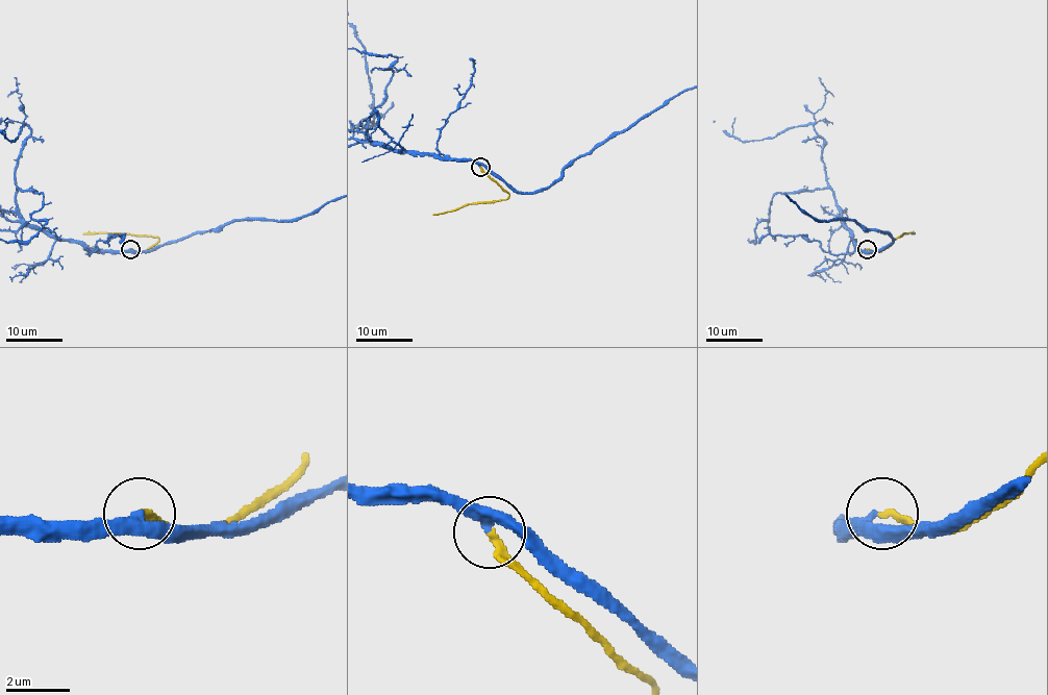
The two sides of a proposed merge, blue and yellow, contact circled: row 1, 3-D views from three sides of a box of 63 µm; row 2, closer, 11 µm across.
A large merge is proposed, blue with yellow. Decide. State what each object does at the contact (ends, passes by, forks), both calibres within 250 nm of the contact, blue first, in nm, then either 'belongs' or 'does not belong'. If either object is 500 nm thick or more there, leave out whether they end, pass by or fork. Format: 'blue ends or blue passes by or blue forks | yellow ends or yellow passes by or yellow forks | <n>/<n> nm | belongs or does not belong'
blue passes by | yellow ends | 280/240 nm | belongs

